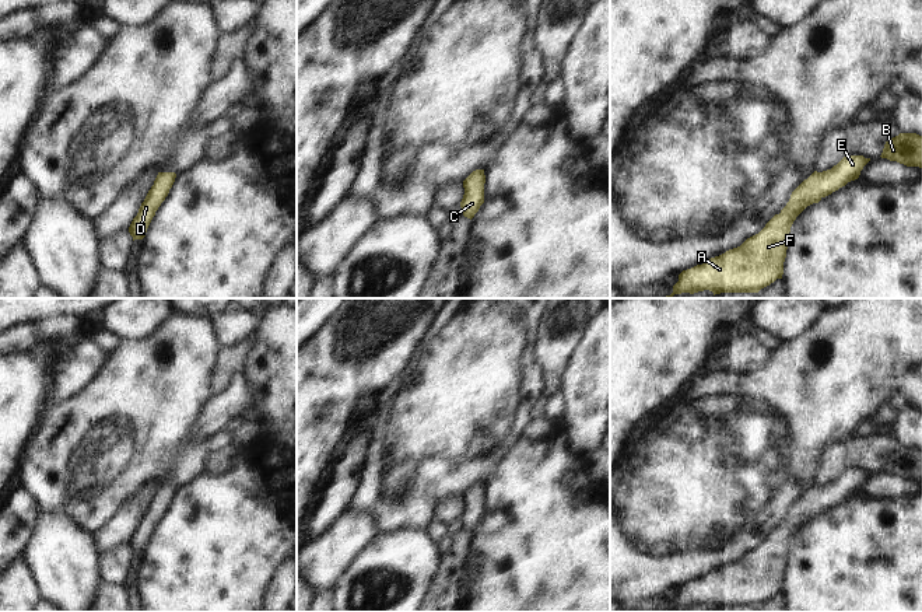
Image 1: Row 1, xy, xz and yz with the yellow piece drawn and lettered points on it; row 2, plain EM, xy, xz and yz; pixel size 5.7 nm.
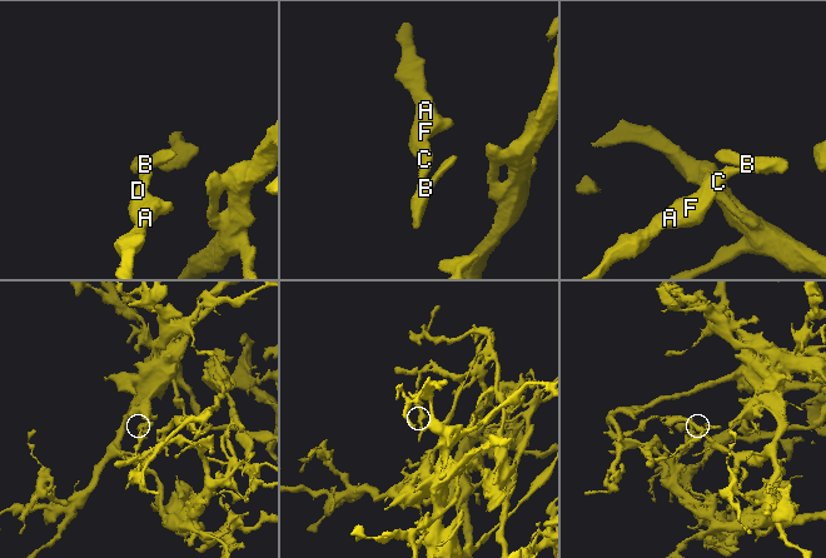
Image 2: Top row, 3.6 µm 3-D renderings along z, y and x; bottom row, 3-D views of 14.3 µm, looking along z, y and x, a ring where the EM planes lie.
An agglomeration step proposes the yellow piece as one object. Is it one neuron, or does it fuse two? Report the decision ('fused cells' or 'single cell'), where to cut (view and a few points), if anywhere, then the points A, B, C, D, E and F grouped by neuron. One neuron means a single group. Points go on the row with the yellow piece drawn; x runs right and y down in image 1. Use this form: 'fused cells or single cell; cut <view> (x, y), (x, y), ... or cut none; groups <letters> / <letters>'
single cell; cut none; groups A B C D E F

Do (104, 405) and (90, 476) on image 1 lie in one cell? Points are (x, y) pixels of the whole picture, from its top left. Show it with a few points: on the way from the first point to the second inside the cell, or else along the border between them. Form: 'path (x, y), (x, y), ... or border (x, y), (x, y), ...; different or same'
path (104, 423), (104, 443), (90, 458); same

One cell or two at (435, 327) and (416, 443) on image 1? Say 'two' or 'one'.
one

